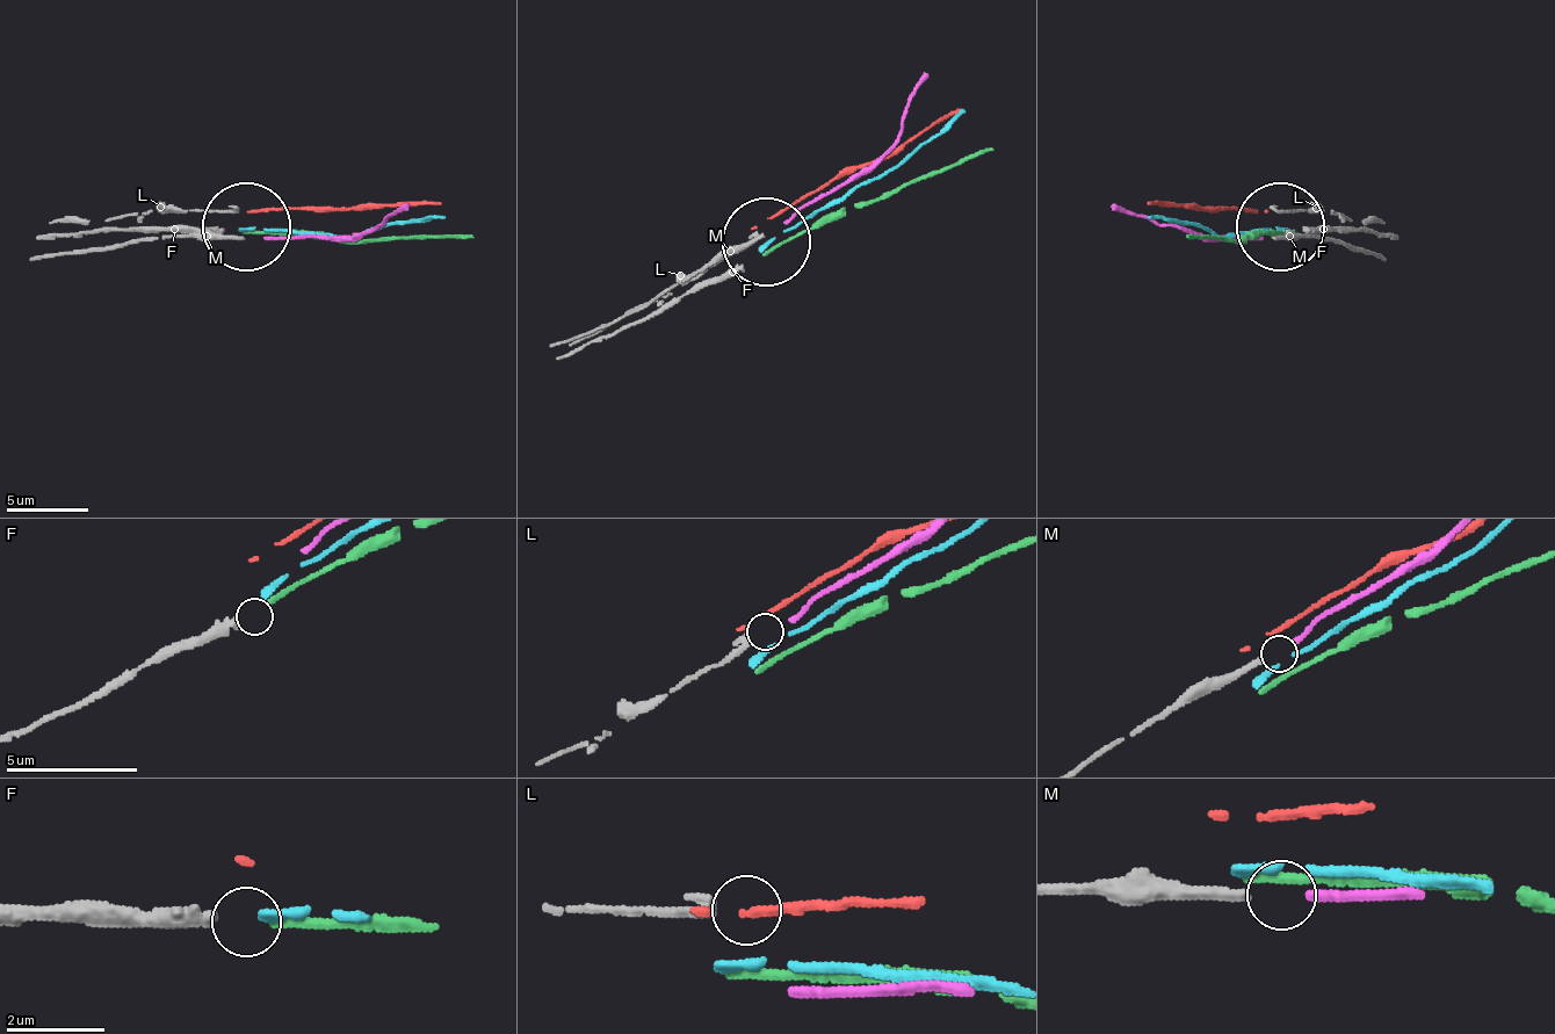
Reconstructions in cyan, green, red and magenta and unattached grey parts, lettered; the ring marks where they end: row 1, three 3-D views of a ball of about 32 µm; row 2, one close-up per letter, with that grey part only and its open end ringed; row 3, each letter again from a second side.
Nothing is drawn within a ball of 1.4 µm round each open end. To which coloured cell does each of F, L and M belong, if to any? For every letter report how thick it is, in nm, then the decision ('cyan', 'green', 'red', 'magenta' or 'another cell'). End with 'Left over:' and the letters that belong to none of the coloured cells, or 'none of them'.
F: 360 nm | green
L: 240 nm | another cell
M: 220 nm | magenta
Left over: L

